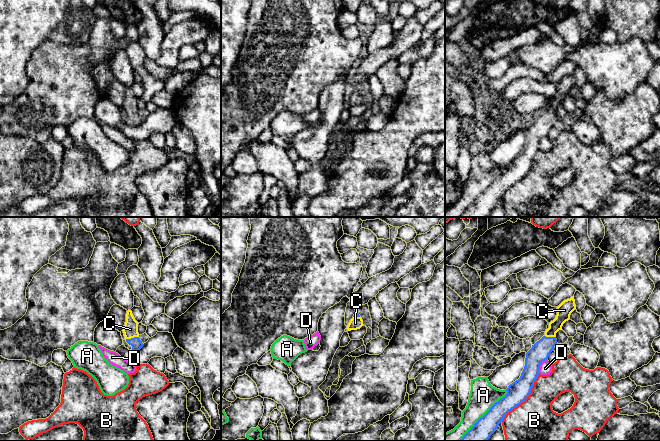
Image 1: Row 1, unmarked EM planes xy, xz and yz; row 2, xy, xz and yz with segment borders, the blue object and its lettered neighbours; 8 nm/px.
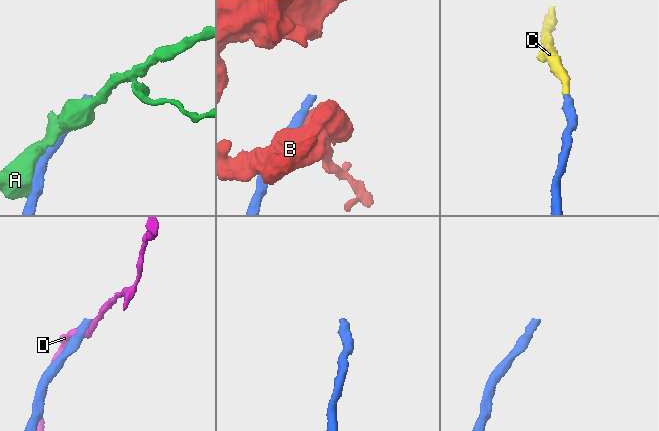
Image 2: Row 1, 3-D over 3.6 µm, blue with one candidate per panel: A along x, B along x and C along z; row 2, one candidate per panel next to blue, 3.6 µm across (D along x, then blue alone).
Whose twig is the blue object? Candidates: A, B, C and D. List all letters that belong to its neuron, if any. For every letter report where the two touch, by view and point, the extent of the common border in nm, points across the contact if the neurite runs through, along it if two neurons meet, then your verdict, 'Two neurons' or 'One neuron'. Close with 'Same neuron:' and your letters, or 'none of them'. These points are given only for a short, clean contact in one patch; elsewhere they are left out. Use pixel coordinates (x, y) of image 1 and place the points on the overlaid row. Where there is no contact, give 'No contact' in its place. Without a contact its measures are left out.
A: Touches blue at yz (485, 414). Shared border 550 nm. Two neurons
B: Touches blue at yz (525, 398). Shared border 500 nm. Two neurons
C: Touches blue at xy (132, 338). Shared border 110 nm. Path across: xy (136, 343), (132, 338), (130, 329). One neuron
D: Touches blue at yz (539, 366). Shared border 130 nm. Boundary: yz (546, 359), (541, 363), (539, 373). Two neurons
Same neuron: C

